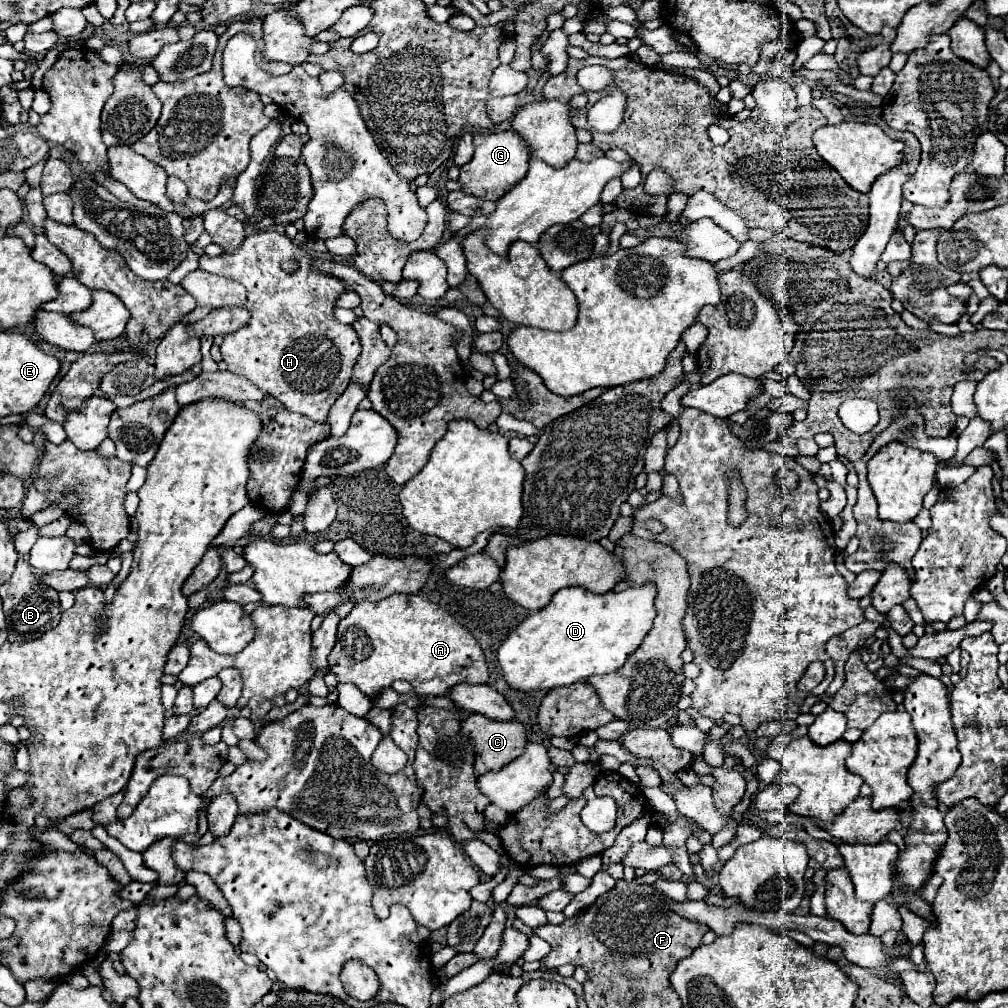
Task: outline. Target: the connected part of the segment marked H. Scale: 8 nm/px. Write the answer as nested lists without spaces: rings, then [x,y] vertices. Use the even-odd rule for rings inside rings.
[[[274,230],[256,232],[256,234],[246,236],[240,248],[234,252],[226,252],[216,258],[202,254],[200,268],[206,272],[220,272],[222,276],[234,278],[240,284],[244,284],[248,292],[248,310],[252,316],[246,326],[242,326],[240,330],[232,334],[226,334],[222,348],[220,348],[222,358],[228,364],[228,370],[240,376],[246,376],[260,390],[278,398],[288,410],[302,412],[314,422],[324,422],[334,400],[350,384],[354,362],[358,354],[362,352],[358,334],[352,330],[352,326],[340,324],[332,312],[336,296],[344,292],[342,280],[334,276],[324,276],[312,270],[308,266],[308,254],[300,250],[300,246],[296,246],[290,238]],[[284,260],[296,260],[300,268],[296,272],[286,272],[280,266]]]

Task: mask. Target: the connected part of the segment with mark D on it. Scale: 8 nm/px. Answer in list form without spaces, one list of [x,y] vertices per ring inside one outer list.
[[[632,586],[624,592],[592,594],[586,588],[562,588],[540,612],[524,618],[498,648],[498,668],[514,690],[550,690],[582,682],[592,674],[618,670],[652,628],[656,588]]]

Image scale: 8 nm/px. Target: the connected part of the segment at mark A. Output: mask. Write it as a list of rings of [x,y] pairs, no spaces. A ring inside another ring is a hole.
[[[392,594],[380,602],[360,600],[338,626],[336,646],[328,656],[328,666],[330,672],[336,674],[338,682],[356,684],[366,696],[378,694],[394,680],[410,682],[416,694],[422,696],[444,696],[458,682],[486,684],[488,680],[488,666],[474,636],[444,608],[420,594]]]

